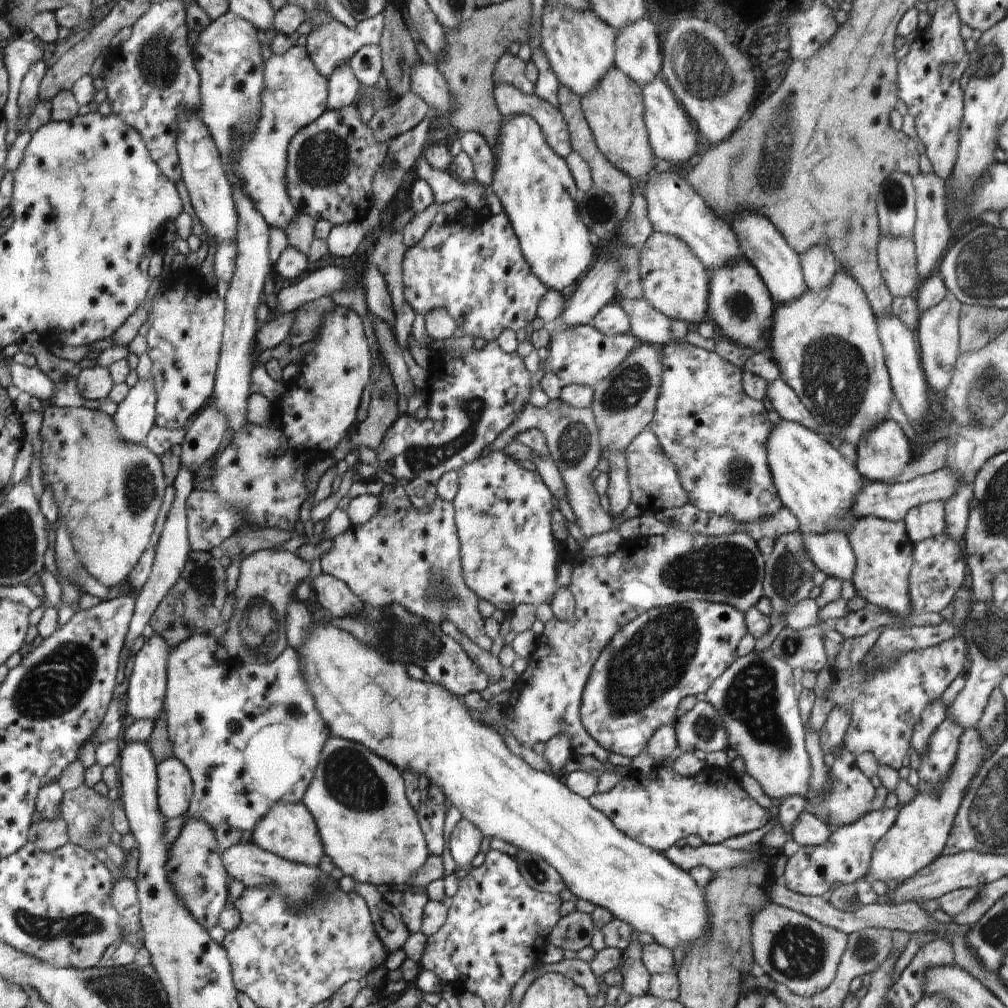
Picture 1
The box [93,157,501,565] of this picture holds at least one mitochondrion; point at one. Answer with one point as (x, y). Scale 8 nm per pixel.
(139, 484)

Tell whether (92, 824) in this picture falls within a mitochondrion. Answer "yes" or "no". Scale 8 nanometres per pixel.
yes

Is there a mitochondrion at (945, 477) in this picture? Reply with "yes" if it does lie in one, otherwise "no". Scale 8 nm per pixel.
no

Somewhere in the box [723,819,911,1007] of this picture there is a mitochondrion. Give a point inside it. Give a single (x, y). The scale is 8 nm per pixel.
(797, 951)

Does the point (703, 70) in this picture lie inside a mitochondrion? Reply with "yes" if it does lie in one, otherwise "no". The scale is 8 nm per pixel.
yes

